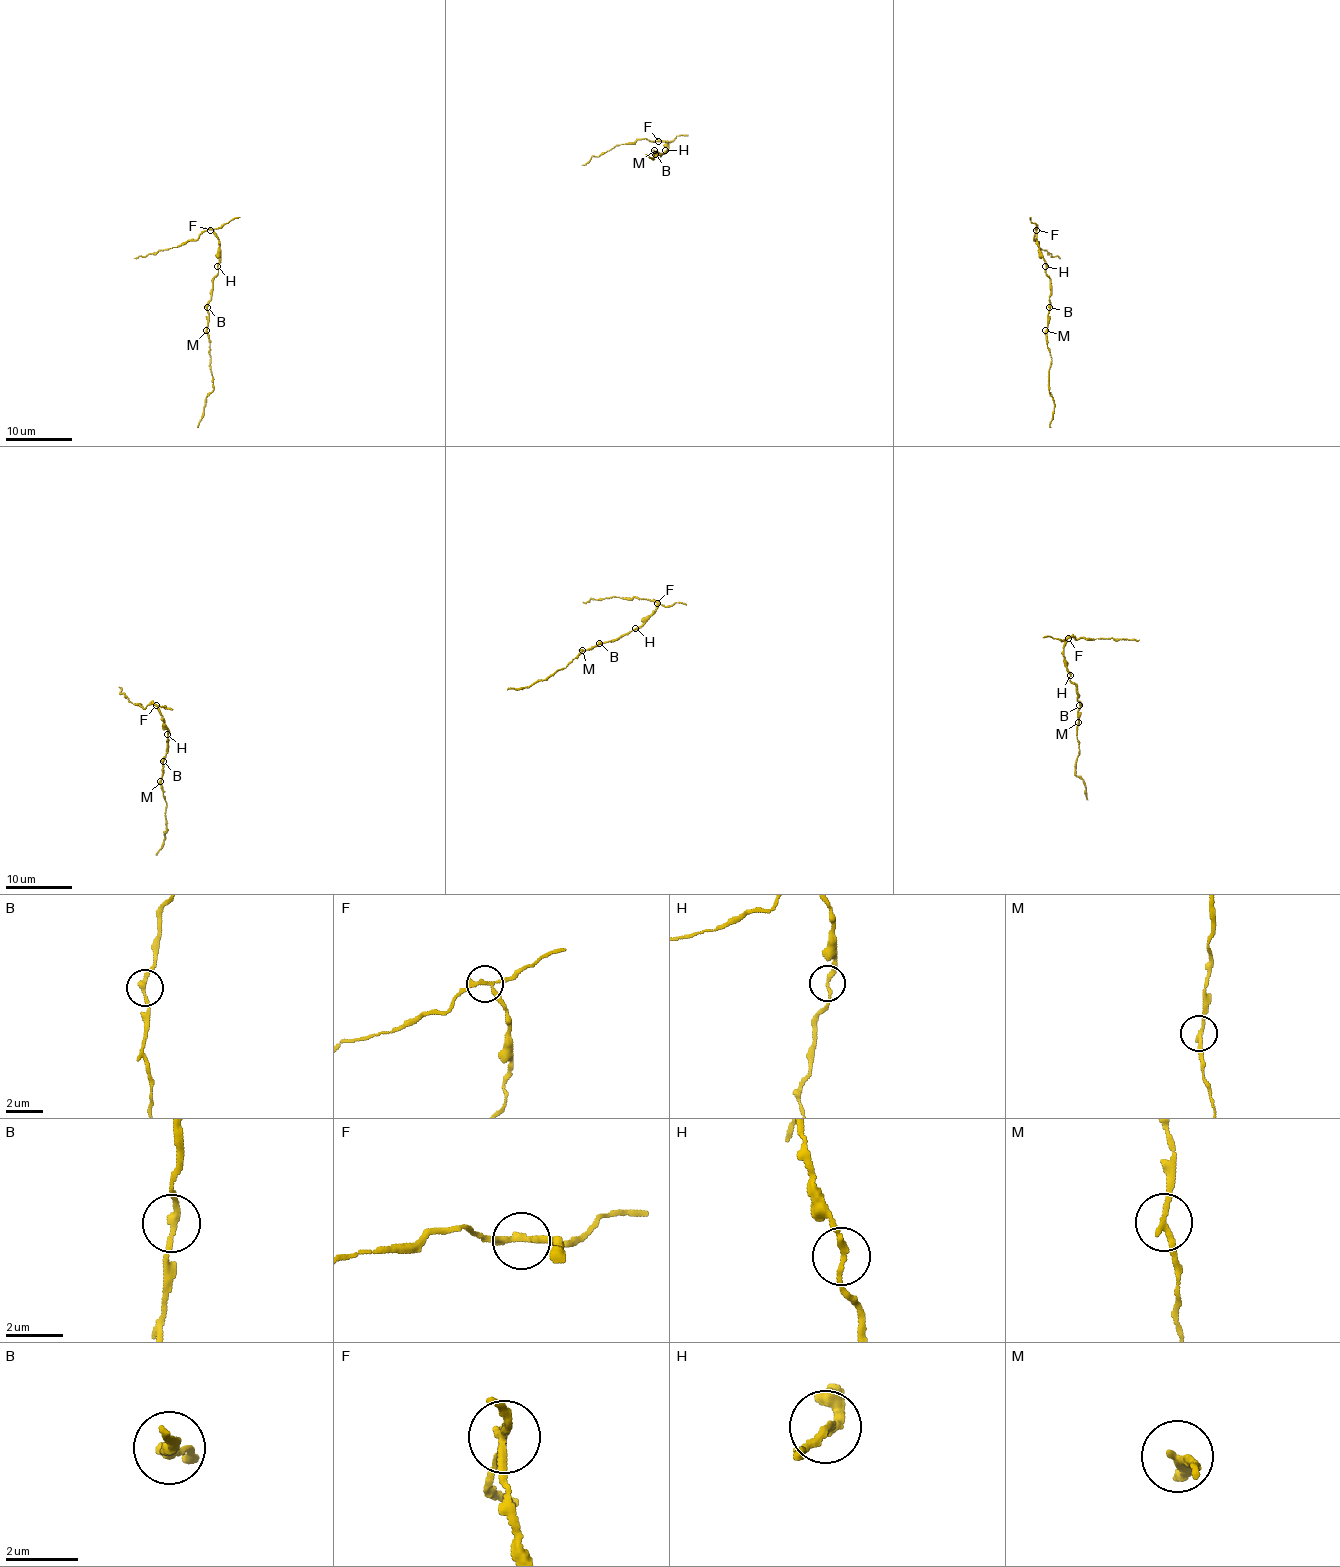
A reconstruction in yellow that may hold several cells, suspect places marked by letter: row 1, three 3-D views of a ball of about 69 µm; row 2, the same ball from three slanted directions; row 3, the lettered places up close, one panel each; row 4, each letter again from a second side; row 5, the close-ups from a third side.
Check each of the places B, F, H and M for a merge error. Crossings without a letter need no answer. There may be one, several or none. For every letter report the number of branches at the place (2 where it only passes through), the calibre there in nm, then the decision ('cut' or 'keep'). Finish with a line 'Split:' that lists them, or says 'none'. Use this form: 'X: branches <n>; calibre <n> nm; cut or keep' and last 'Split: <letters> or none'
B: branches 2; calibre 200 nm; keep
F: branches 3; calibre 180 nm; cut
H: branches 2; calibre 180 nm; keep
M: branches 2; calibre 180 nm; cut
Split: F, M

